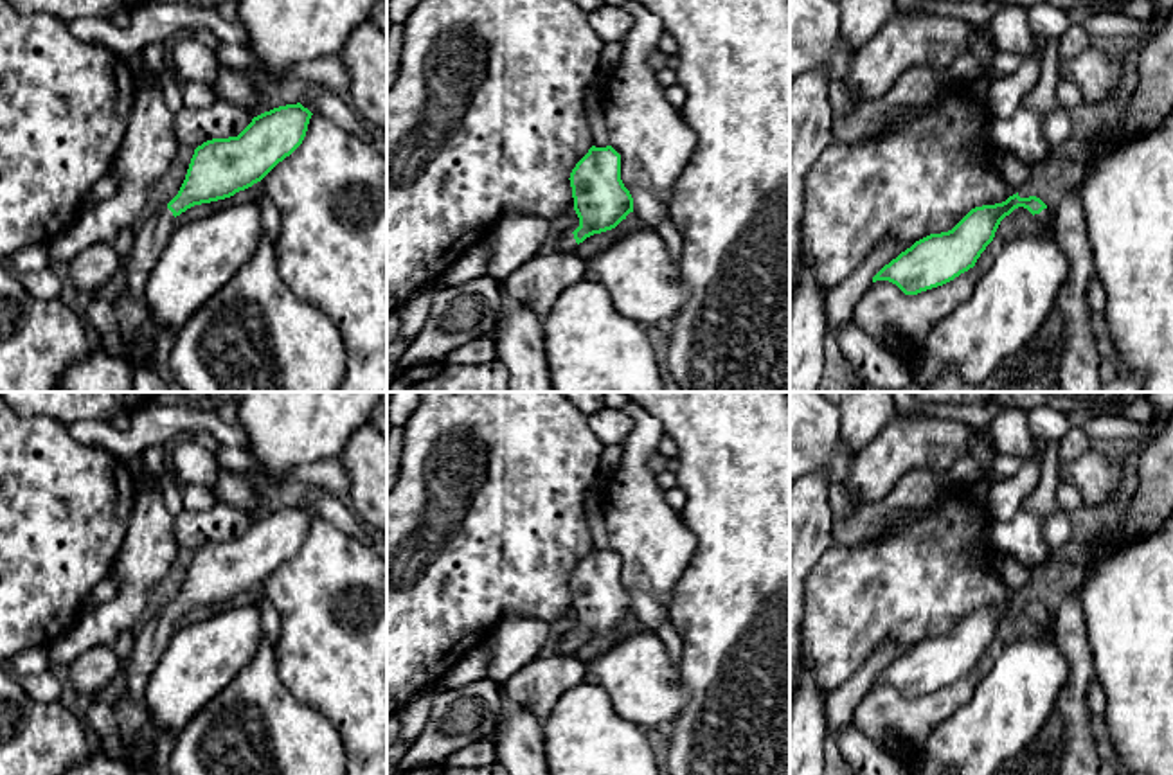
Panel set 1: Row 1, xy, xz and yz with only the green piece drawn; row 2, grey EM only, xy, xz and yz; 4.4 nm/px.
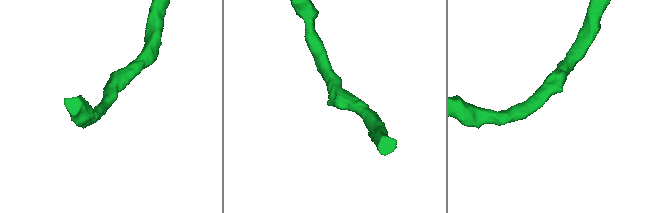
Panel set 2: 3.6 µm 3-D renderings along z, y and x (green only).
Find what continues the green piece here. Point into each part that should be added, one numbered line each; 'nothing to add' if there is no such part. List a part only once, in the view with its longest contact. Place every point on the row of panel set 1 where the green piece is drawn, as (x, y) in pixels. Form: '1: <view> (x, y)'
1: yz (1044, 220)

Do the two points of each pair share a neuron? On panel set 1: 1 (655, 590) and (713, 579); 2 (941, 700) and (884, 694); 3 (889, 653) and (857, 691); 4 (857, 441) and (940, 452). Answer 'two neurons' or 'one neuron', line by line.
1: two neurons
2: one neuron
3: one neuron
4: two neurons

